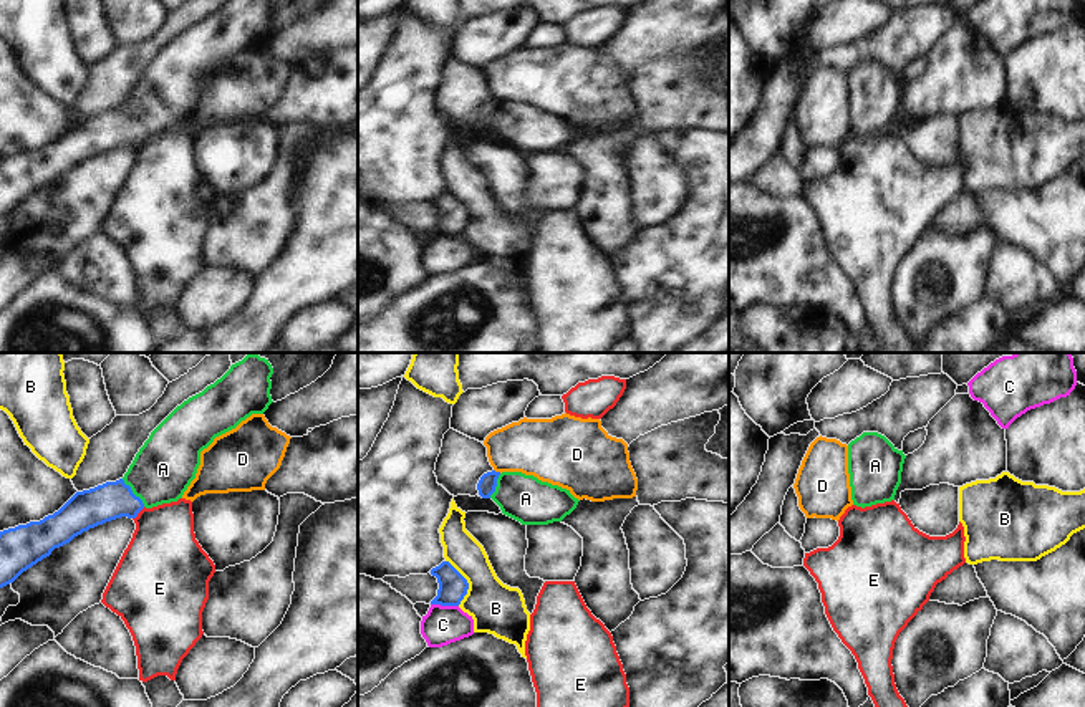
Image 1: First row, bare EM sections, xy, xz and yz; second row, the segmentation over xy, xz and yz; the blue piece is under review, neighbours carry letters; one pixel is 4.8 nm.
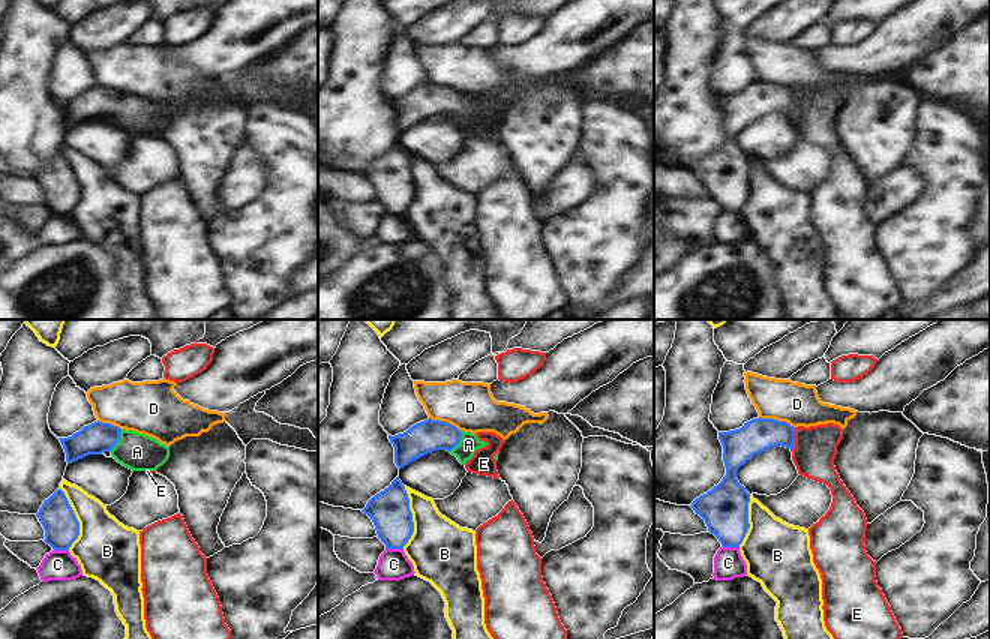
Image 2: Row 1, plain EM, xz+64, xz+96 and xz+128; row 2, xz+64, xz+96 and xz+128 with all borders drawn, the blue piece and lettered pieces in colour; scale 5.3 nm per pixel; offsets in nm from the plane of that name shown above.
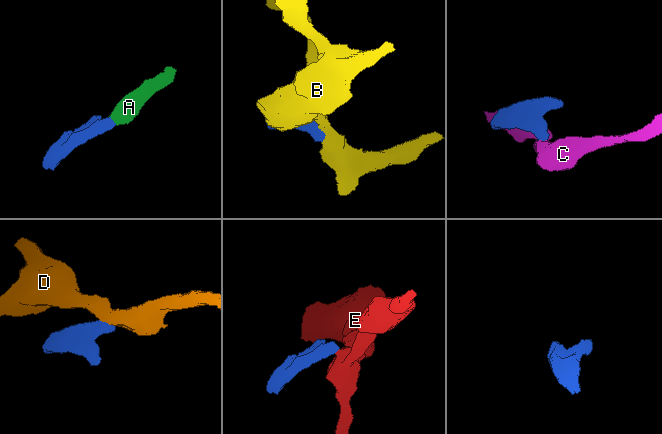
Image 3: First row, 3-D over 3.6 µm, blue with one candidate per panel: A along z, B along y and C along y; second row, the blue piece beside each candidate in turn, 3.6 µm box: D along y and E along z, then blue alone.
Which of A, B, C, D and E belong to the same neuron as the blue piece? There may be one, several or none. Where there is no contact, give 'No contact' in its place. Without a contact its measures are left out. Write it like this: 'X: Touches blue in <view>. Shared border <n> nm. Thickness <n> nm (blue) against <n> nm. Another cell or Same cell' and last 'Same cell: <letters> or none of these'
A: Touches blue in xy. Shared border 180 nm. Thickness 190 nm (blue) against 300 nm. Same cell
B: Touches blue in xz. Shared border 240 nm. Thickness 140 nm (blue) against 260 nm. Another cell
C: Touches blue in xz. Shared border 140 nm. Thickness 140 nm (blue) against 190 nm. Another cell
D: Touches blue in xz. Shared border 40 nm. Thickness 90 nm (blue) against 280 nm. Another cell
E: Touches blue in xy. Shared border 90 nm. Thickness 190 nm (blue) against 360 nm. Another cell
Same cell: A.

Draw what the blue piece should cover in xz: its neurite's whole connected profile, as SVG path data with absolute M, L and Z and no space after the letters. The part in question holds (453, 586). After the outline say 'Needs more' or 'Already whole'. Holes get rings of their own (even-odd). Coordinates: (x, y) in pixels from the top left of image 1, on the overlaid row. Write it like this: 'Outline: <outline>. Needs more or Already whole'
Outline: M449 561L432 568L431 575L439 583L437 596L431 604L459 606L469 589L467 580Z. Already whole.

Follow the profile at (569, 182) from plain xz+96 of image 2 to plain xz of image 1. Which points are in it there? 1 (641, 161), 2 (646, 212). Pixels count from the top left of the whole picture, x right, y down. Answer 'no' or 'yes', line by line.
1: yes
2: yes

